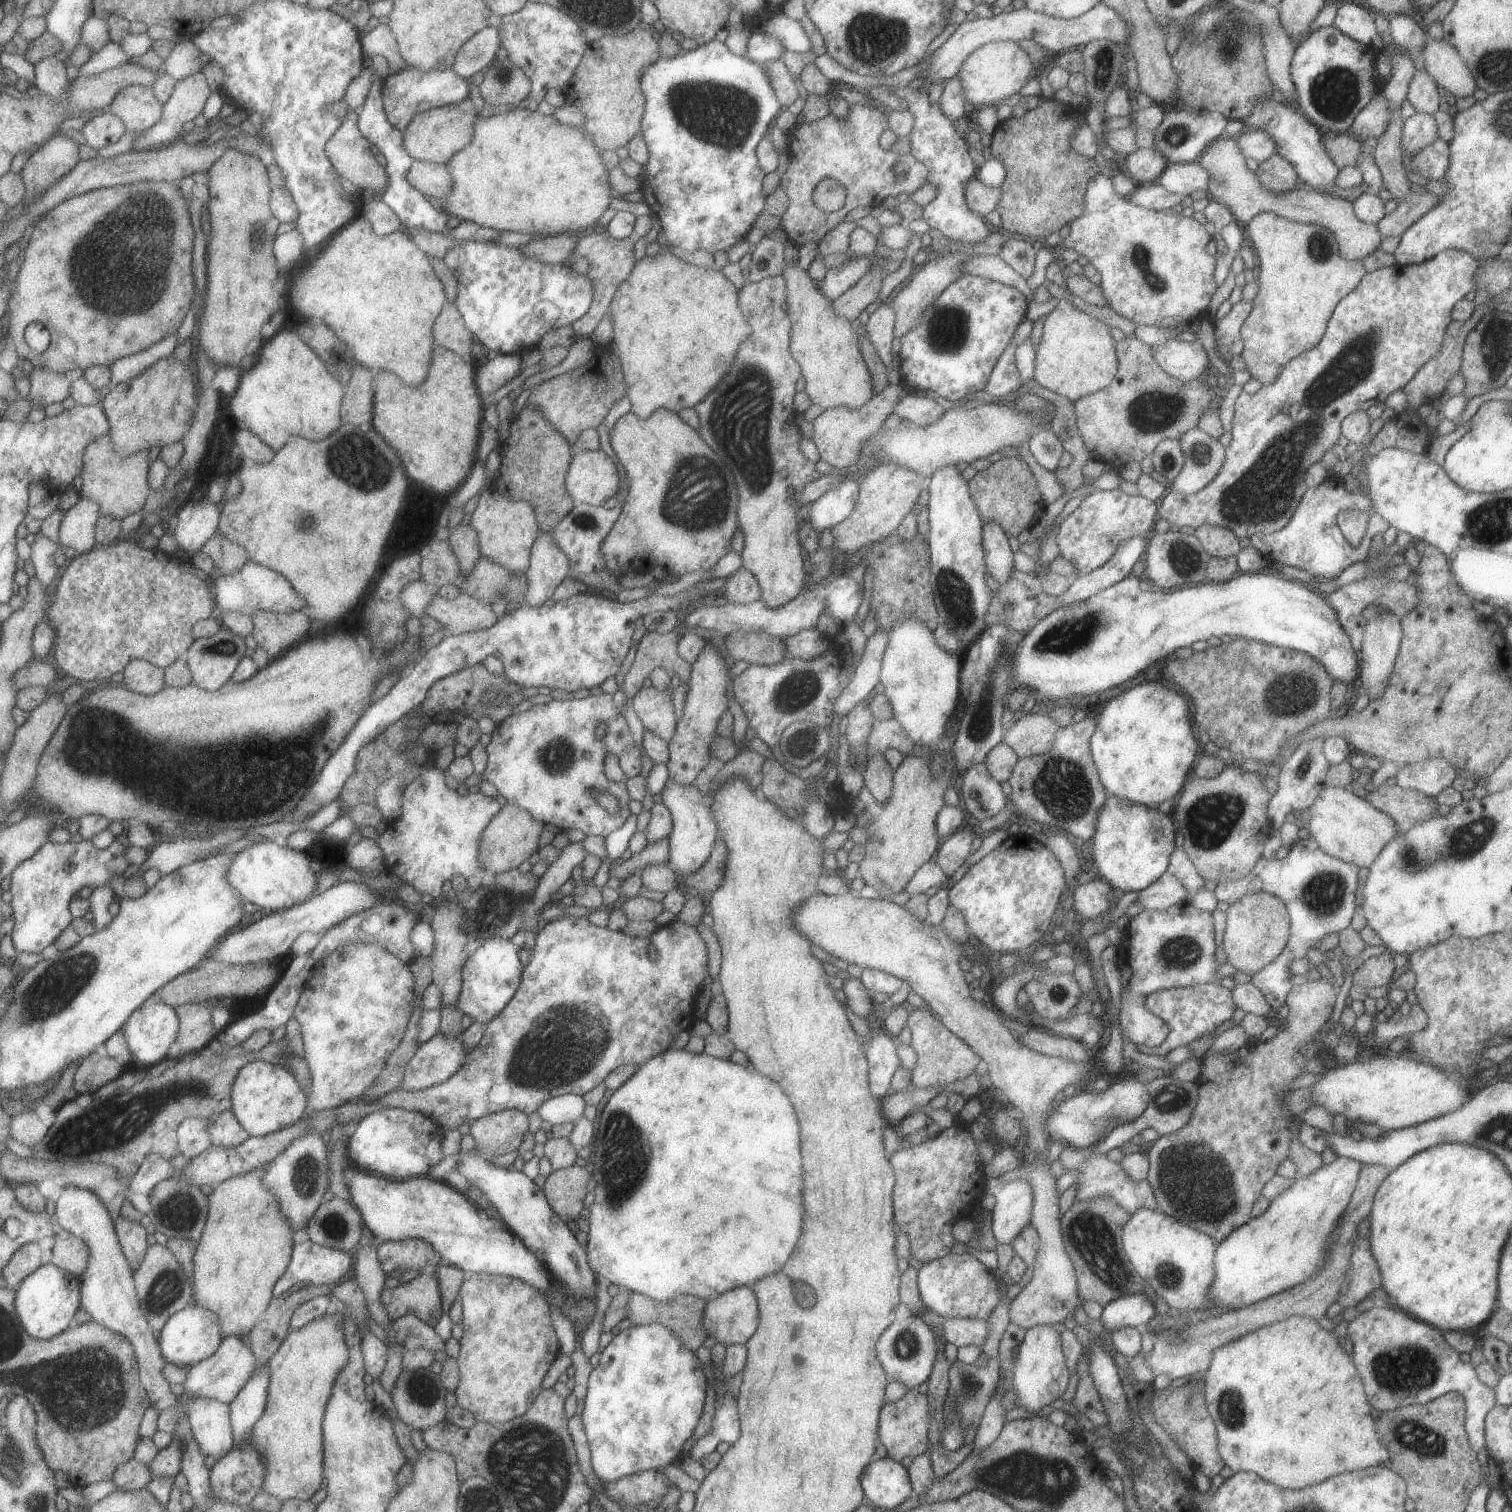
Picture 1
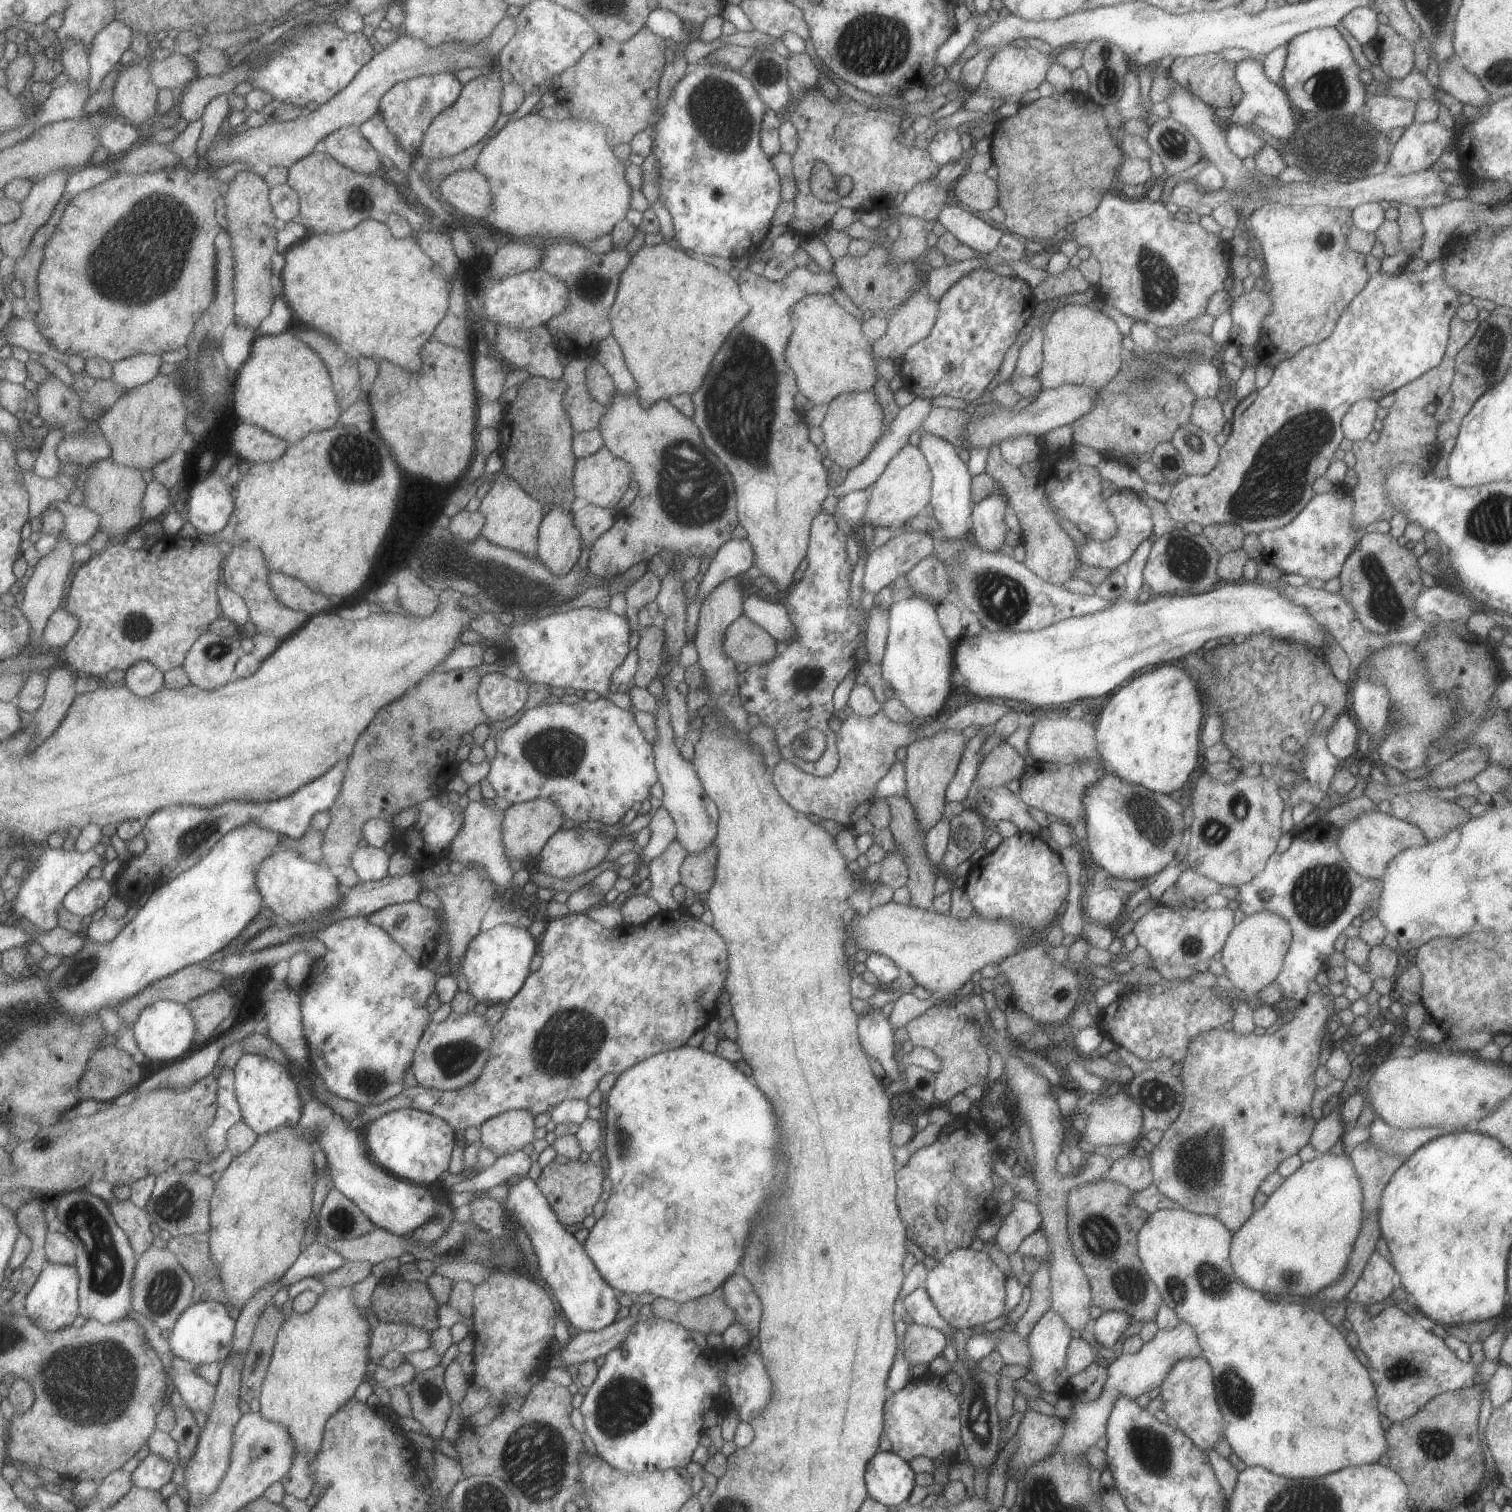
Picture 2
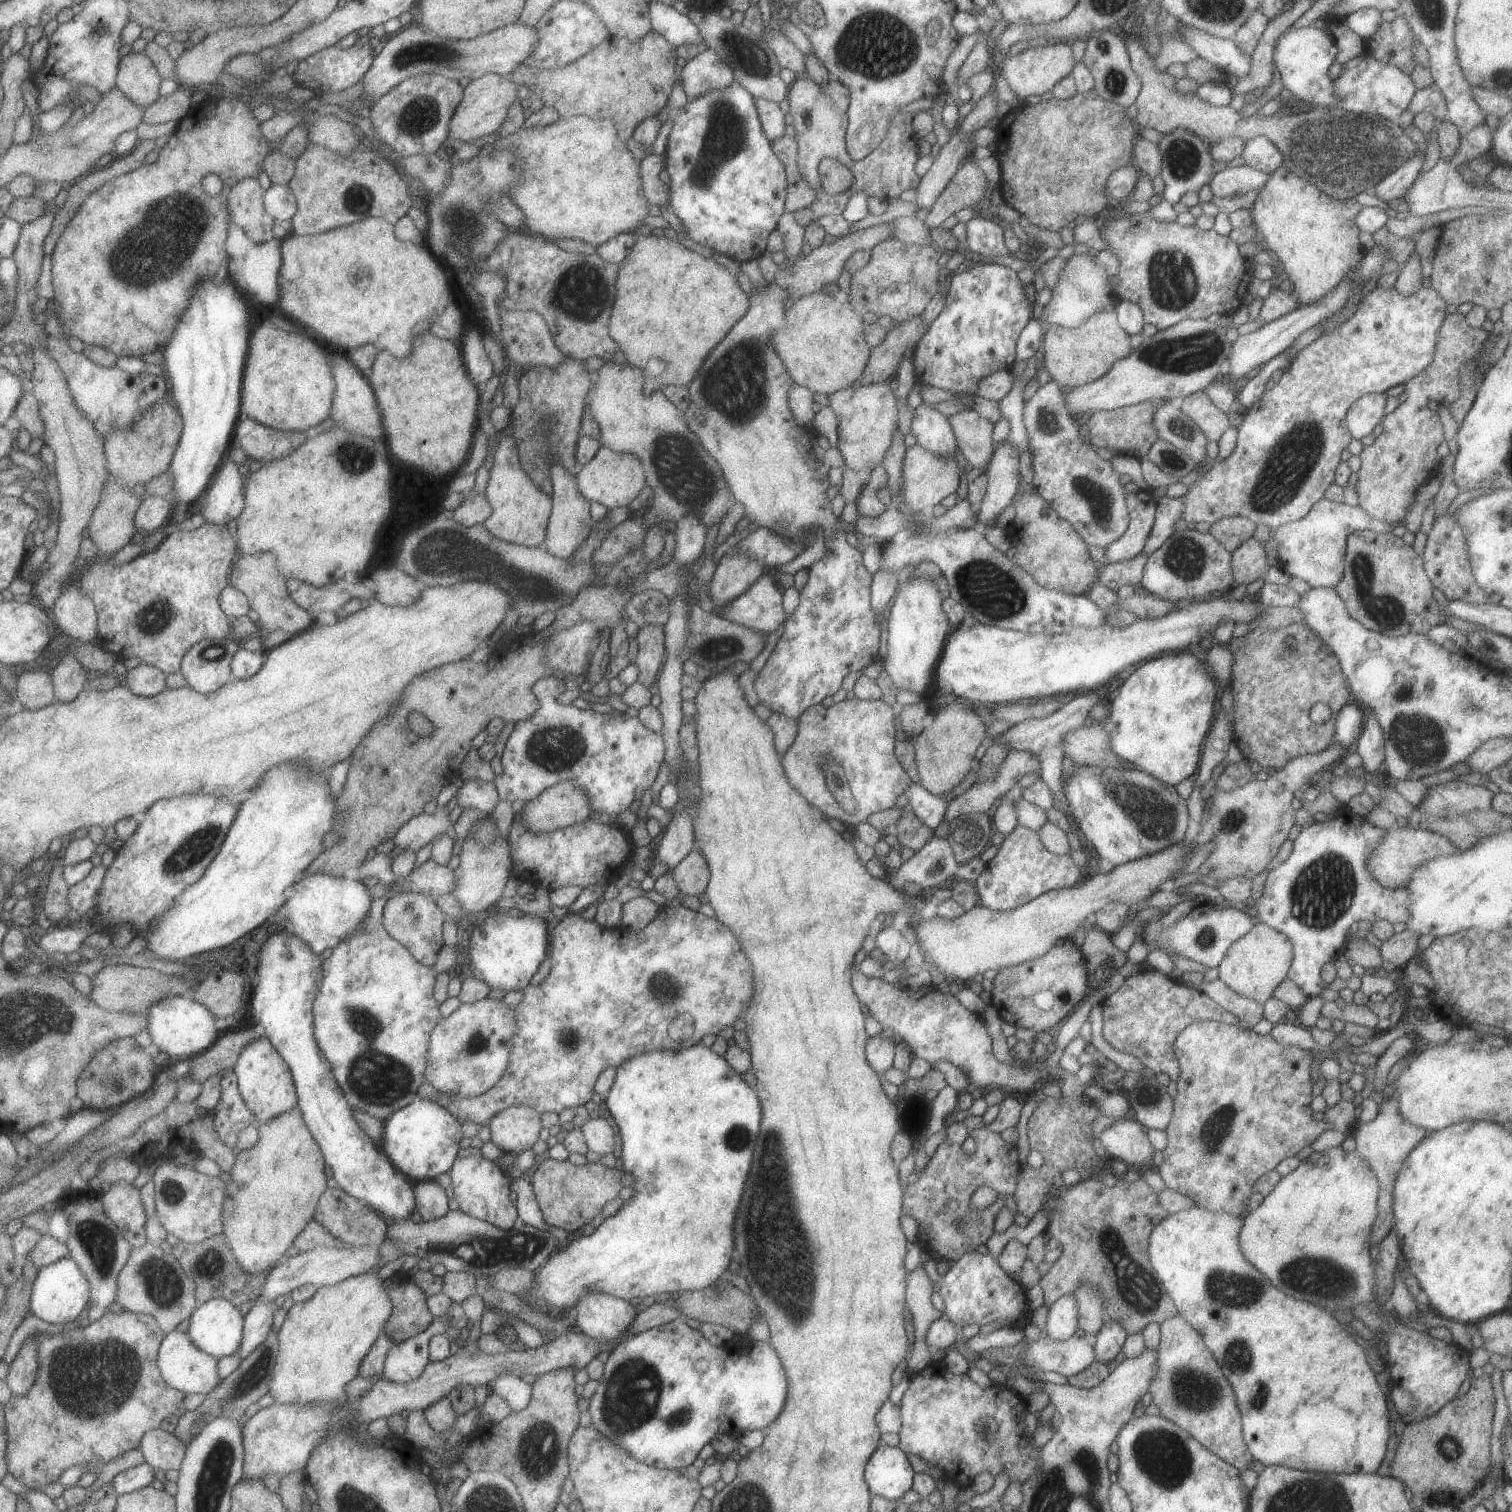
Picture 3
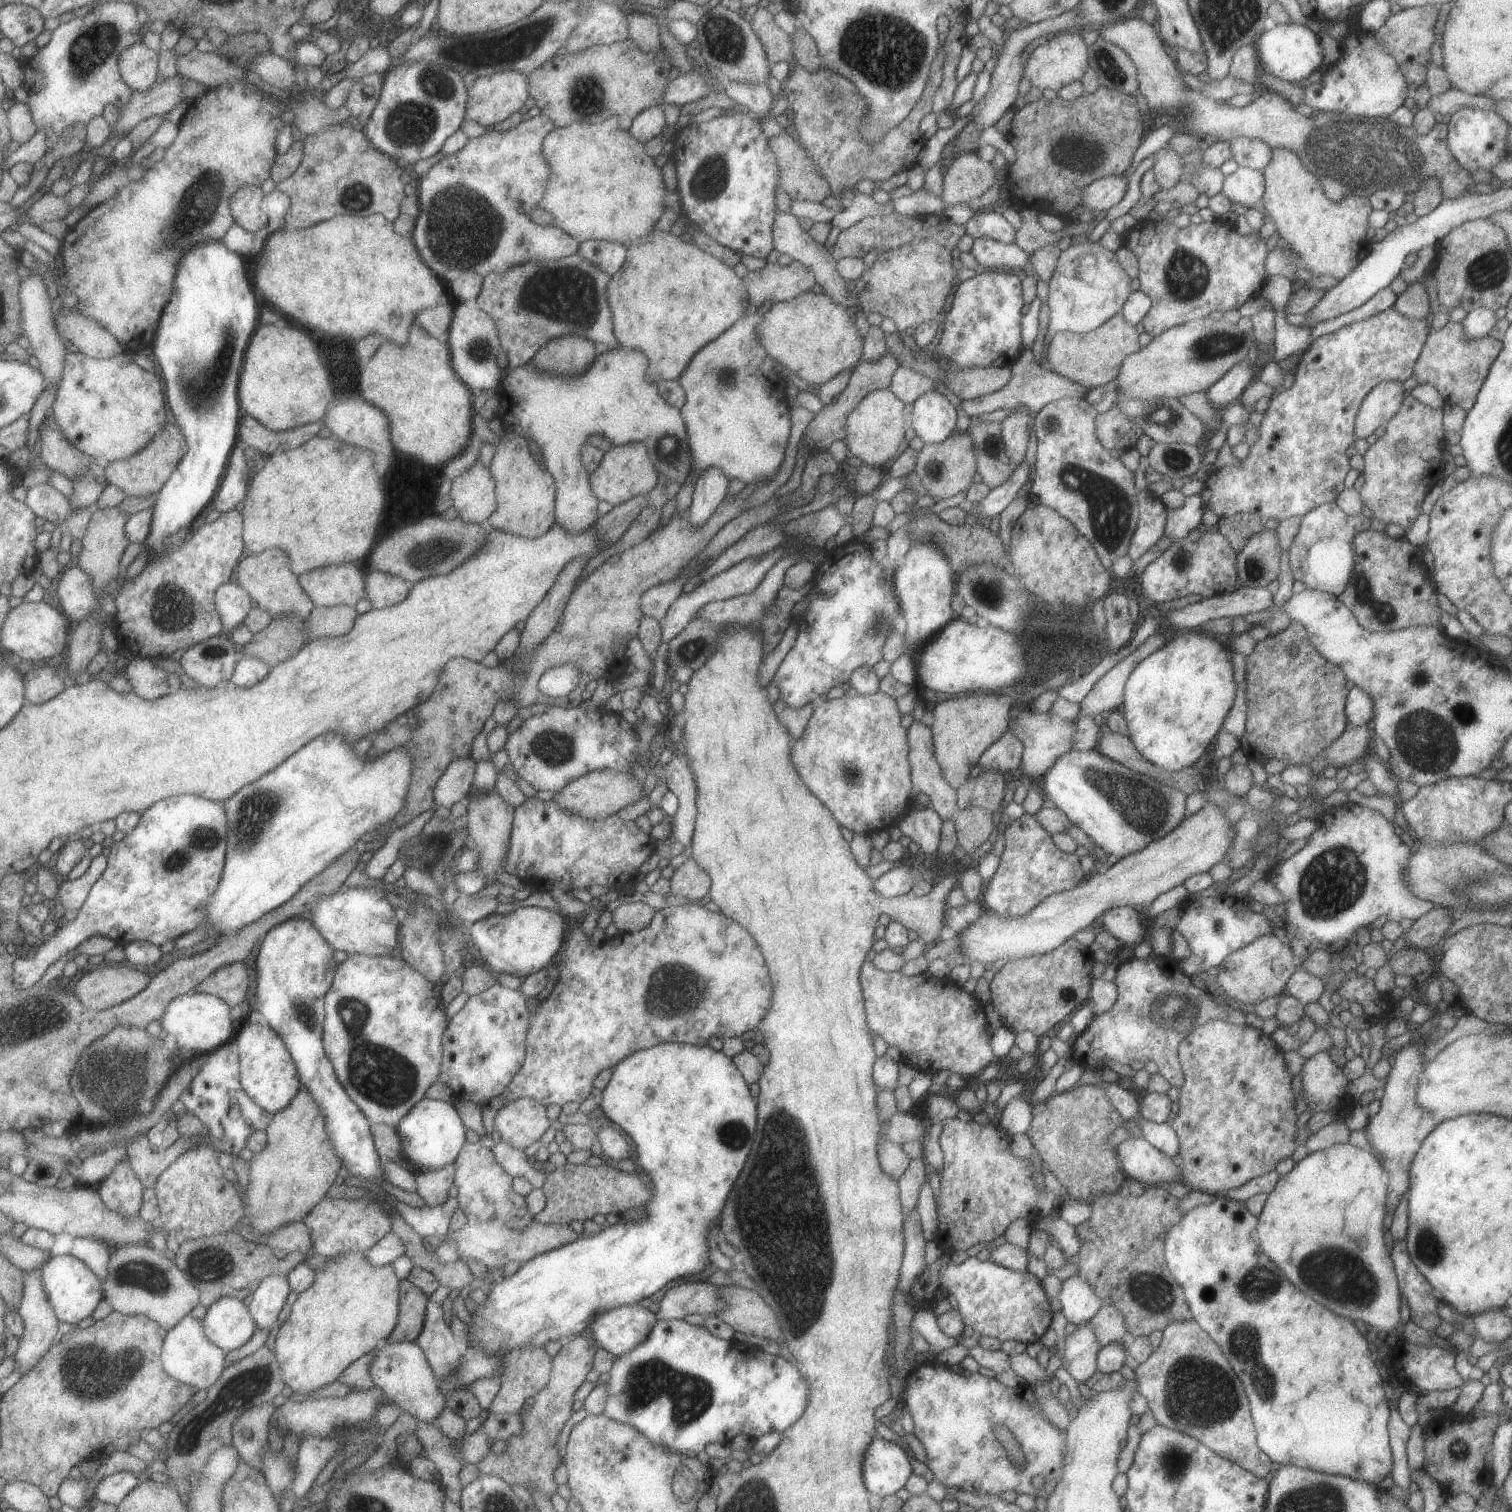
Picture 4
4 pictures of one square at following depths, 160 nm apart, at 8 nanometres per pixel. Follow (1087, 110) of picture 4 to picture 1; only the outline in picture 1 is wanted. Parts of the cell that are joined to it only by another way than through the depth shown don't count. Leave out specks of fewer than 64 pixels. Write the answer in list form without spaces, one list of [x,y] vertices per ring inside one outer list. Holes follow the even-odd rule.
[[[1043,98],[1037,108],[1027,110],[1020,118],[1003,120],[995,128],[991,157],[1006,171],[996,207],[1002,233],[1043,243],[1048,235],[1083,213],[1087,182],[1091,176],[1099,174],[1092,158],[1075,154],[1069,146],[1069,136],[1084,117],[1082,108]]]

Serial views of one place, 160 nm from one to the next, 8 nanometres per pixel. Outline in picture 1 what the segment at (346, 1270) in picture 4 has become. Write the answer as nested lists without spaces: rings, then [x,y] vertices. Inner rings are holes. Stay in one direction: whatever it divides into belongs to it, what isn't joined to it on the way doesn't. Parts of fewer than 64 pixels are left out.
[[[333,1309],[325,1316],[313,1320],[311,1324],[292,1330],[270,1361],[271,1384],[267,1411],[253,1428],[253,1440],[267,1464],[267,1478],[262,1490],[277,1496],[281,1502],[291,1499],[310,1501],[323,1486],[326,1458],[324,1417],[335,1388],[335,1376],[347,1364],[348,1356],[346,1344],[343,1342],[343,1318],[343,1314]]]

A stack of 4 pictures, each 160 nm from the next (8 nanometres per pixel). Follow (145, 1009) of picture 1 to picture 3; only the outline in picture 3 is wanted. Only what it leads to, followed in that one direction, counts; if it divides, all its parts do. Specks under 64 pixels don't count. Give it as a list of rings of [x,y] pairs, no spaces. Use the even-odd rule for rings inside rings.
[[[169,995],[153,1006],[147,1029],[151,1031],[155,1051],[161,1050],[182,1063],[210,1049],[222,1033],[217,1028],[217,1017],[214,1012],[187,995]]]

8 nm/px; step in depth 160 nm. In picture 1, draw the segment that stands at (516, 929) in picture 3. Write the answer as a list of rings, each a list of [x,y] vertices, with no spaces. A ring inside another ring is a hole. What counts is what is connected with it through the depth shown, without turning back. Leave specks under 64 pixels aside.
[[[489,938],[465,960],[461,968],[461,987],[456,1008],[471,1022],[486,1025],[507,1005],[515,995],[521,979],[519,950],[509,939]]]

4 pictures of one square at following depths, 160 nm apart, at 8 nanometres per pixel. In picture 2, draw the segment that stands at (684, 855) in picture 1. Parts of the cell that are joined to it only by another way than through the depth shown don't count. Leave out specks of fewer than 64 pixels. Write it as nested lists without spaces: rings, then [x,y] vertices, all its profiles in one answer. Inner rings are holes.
[[[662,697],[659,699],[656,721],[657,738],[652,744],[654,768],[657,774],[658,784],[663,790],[661,796],[662,807],[665,808],[667,816],[673,820],[676,828],[677,842],[685,848],[687,854],[699,854],[707,850],[716,836],[718,810],[717,806],[707,797],[703,791],[701,782],[695,774],[691,762],[683,760],[679,750],[677,750],[677,739],[669,724],[669,712],[667,704]]]

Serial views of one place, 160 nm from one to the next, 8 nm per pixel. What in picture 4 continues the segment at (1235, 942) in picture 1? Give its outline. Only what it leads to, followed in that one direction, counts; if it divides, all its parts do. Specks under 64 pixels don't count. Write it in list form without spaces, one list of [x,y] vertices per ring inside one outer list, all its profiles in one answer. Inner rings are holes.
[[[1272,934],[1257,936],[1244,948],[1235,950],[1217,967],[1217,984],[1225,996],[1245,1004],[1255,1004],[1280,995],[1287,980],[1297,969],[1291,947]]]

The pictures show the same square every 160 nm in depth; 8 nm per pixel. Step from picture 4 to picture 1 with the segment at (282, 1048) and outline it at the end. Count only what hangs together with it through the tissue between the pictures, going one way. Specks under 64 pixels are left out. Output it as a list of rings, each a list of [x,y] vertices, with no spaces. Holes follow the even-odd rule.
[[[267,1061],[247,1064],[239,1072],[232,1089],[232,1111],[251,1137],[263,1137],[295,1126],[306,1116],[308,1093],[283,1065]]]

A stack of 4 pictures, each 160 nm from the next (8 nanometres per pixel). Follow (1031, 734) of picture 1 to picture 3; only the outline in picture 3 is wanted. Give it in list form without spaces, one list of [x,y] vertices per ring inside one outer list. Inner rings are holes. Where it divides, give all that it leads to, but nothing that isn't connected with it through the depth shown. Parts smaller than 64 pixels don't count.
[[[1101,723],[1079,727],[1064,736],[1064,755],[1075,765],[1093,765],[1108,769],[1135,769],[1110,747],[1108,732]]]

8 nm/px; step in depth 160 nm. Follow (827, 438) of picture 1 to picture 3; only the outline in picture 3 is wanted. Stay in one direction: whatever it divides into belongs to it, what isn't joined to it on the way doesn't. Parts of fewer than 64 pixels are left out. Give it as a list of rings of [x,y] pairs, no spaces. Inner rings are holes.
[[[888,382],[871,383],[856,389],[847,387],[828,394],[828,402],[834,415],[838,434],[837,450],[843,457],[845,466],[859,472],[870,472],[881,464],[886,450],[891,446],[893,433],[897,427],[897,400]]]

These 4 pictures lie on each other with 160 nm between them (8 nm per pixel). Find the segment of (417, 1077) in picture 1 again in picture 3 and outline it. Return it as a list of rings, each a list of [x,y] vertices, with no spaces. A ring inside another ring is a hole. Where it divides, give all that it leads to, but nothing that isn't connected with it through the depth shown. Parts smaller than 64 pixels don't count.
[[[483,997],[472,1003],[461,1003],[449,1016],[441,1016],[431,1031],[424,1082],[429,1082],[443,1095],[462,1099],[483,1094],[507,1068],[514,1028],[514,1008],[509,1008],[501,999]]]

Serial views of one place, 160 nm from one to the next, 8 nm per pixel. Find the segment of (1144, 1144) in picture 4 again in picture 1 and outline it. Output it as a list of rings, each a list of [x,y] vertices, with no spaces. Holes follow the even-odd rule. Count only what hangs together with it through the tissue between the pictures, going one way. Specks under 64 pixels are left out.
[[[1125,1078],[1117,1080],[1107,1090],[1073,1095],[1072,1098],[1055,1104],[1051,1114],[1045,1120],[1045,1128],[1047,1128],[1051,1142],[1060,1139],[1074,1148],[1094,1147],[1103,1141],[1113,1128],[1131,1123],[1137,1116],[1141,1116],[1149,1102],[1149,1092],[1145,1090],[1147,1084],[1149,1082],[1141,1083],[1136,1078],[1132,1080]]]

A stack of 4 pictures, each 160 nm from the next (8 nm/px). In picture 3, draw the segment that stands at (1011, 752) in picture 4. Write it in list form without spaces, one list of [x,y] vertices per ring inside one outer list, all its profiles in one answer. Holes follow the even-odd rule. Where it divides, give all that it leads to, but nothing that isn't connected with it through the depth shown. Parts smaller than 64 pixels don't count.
[[[1090,690],[1077,694],[1074,699],[1059,707],[1053,714],[1038,719],[1025,719],[1012,725],[996,738],[996,742],[1004,745],[1009,752],[1025,751],[1035,755],[1040,762],[1040,779],[1048,786],[1054,796],[1056,809],[1063,811],[1070,818],[1067,801],[1062,793],[1060,785],[1061,760],[1064,756],[1064,736],[1068,732],[1074,731],[1083,726],[1083,720],[1087,718],[1087,712],[1091,710],[1093,704],[1099,702],[1098,690]]]

